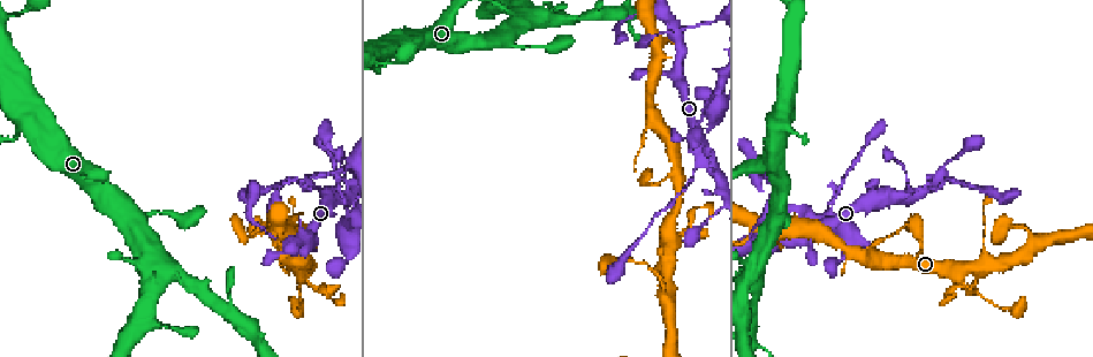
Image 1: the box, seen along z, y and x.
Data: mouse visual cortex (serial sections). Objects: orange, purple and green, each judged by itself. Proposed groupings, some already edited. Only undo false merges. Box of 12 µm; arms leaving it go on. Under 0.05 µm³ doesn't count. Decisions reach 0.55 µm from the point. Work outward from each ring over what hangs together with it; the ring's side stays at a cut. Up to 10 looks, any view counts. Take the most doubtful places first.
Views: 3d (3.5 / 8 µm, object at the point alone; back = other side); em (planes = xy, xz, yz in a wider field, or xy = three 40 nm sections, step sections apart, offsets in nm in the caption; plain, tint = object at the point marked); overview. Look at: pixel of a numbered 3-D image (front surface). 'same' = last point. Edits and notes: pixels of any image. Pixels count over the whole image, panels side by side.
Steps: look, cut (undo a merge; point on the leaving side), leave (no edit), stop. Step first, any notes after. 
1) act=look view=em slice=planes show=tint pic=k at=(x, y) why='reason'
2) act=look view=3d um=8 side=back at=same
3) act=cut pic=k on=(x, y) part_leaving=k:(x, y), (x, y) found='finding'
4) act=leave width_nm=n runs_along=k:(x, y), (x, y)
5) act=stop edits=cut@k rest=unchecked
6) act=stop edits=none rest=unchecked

act=look view=3d um=3.5 pic=1 at=(699, 160) why='arms part here'

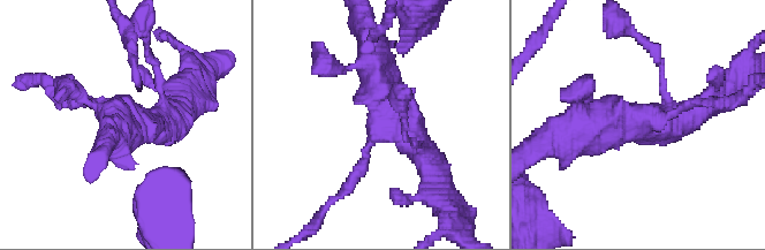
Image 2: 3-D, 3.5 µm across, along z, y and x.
act=look view=em slice=xy step=2 show=tint pic=2 at=(386, 121) arms=3 arm_widths_nm=150,400,450

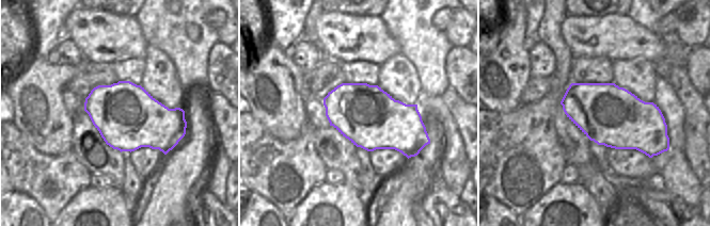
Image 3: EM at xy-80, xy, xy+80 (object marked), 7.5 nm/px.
act=leave runs_along=2:(373, 50), (385, 121), (434, 171) found='one cell here'

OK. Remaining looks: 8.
act=look view=3d um=3.5 pic=1 at=(750, 240) why='sudden change in width'

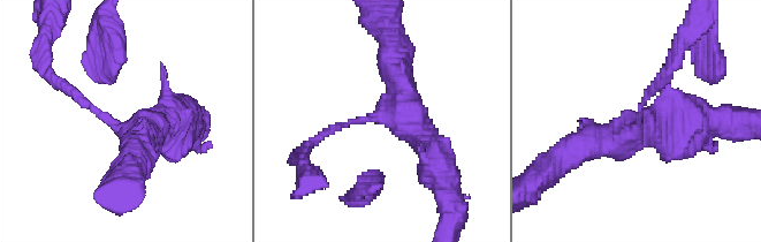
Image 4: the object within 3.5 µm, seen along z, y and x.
act=look view=em slice=xy step=5 show=tint pic=4 at=(109, 120) arms=3 arm_widths_nm=150,450,450

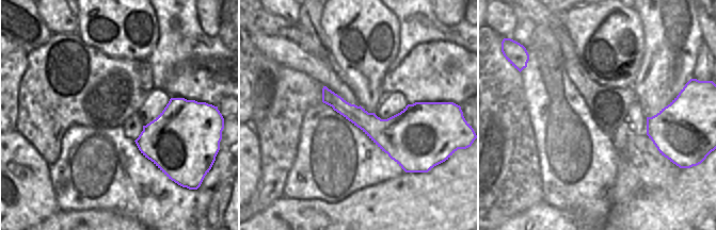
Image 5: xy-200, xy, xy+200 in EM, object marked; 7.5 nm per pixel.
act=leave runs_along=4:(167, 123), (121, 130), (51, 77) found='continuous, no second cell'

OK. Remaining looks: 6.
act=look view=em slice=xy step=2 show=tint pic=1 at=(785, 129) why='calibre changes'

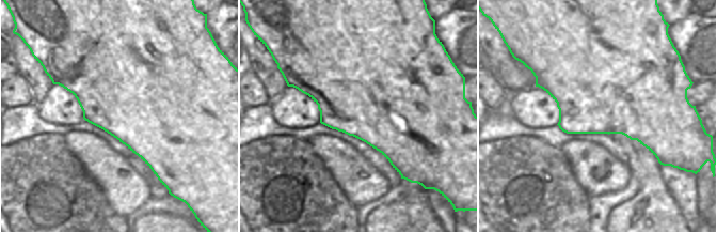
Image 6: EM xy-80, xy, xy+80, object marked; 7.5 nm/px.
act=look view=3d um=3.5 at=same

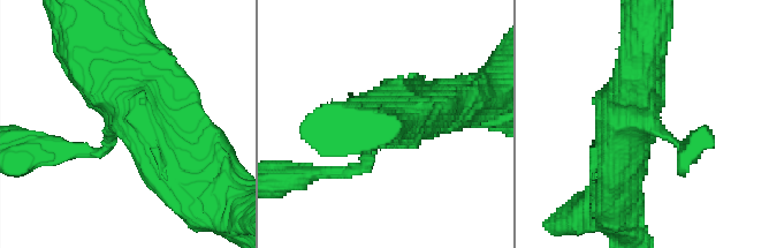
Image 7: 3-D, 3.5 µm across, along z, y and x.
act=leave found='all the same cell'

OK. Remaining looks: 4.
act=look view=3d um=3.5 side=back pic=1 at=(517, 12) why='thin arm on a thick one'

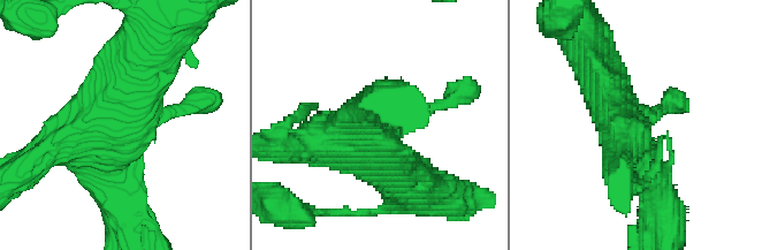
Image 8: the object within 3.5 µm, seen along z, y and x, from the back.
act=look view=em slice=xy step=2 show=tint pic=8 at=(122, 123)

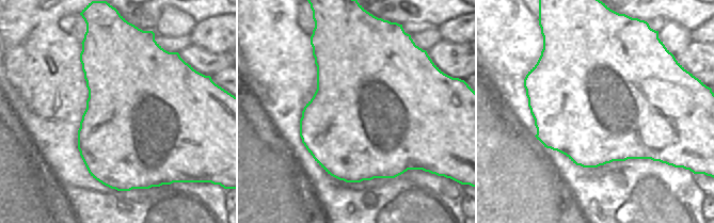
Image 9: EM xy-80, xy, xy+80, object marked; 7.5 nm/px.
act=leave runs_along=8:(145, 52), (89, 129), (43, 151) found='all the same cell'

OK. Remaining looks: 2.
act=stop edits=none rest=unchecked

